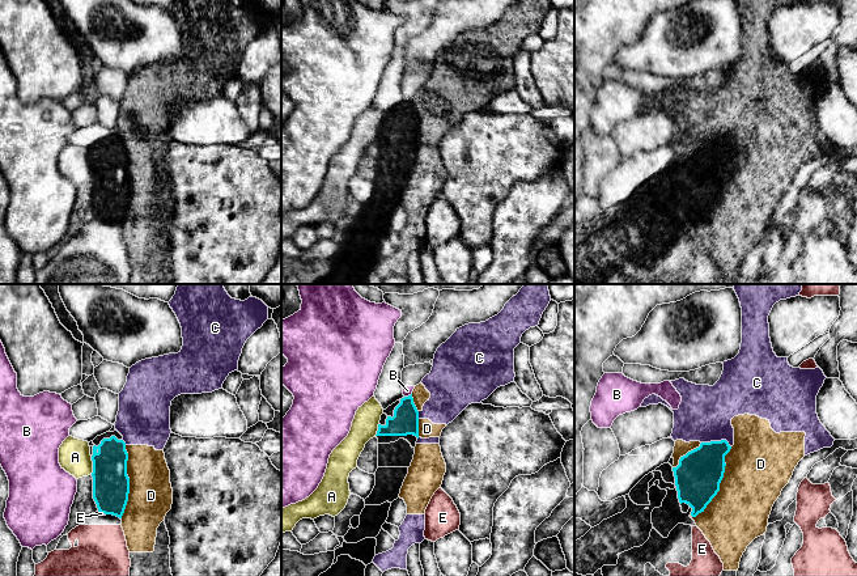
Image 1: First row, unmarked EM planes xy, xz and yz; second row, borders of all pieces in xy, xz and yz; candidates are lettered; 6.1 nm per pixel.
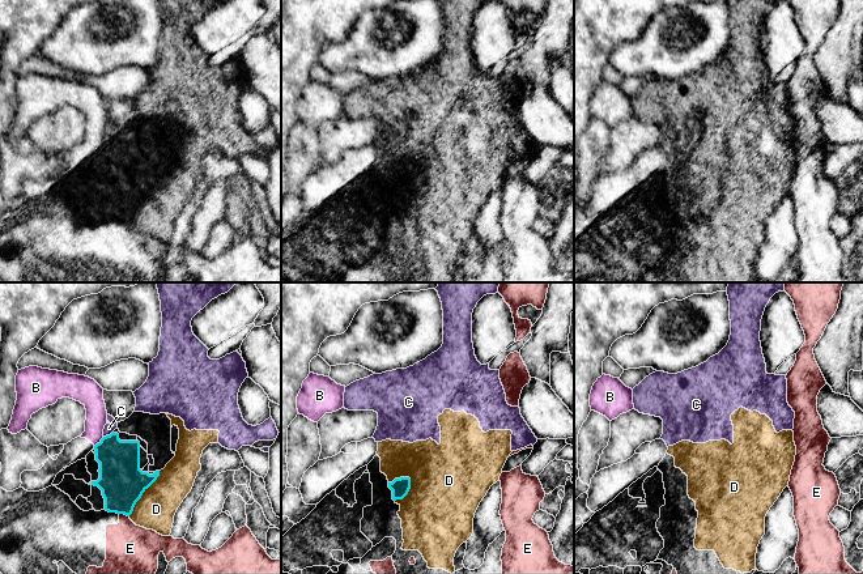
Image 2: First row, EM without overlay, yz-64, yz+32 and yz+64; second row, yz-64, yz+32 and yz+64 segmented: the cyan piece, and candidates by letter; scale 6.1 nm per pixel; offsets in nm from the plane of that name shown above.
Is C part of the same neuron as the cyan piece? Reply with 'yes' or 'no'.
no

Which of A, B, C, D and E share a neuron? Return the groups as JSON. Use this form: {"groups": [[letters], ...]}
{"groups": [["A"], ["B"], ["C", "D"], ["E"]]}

